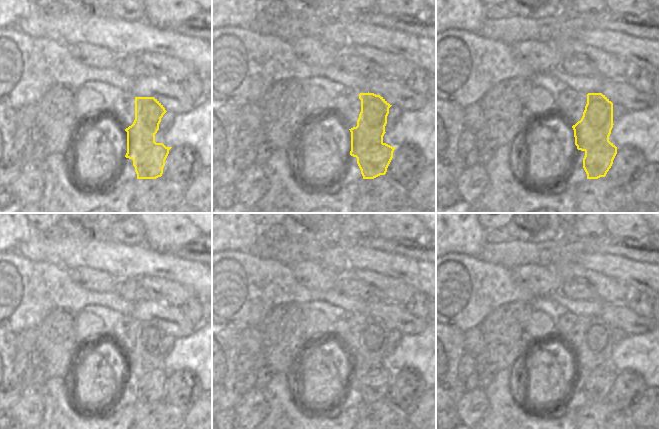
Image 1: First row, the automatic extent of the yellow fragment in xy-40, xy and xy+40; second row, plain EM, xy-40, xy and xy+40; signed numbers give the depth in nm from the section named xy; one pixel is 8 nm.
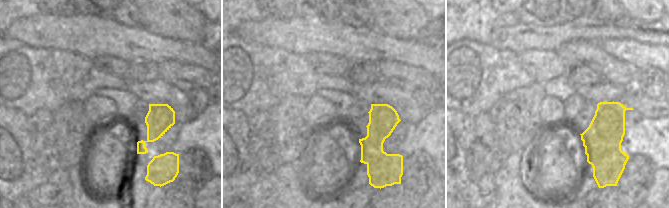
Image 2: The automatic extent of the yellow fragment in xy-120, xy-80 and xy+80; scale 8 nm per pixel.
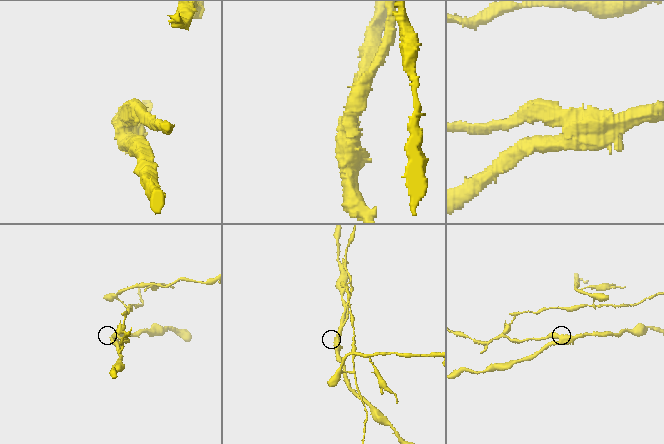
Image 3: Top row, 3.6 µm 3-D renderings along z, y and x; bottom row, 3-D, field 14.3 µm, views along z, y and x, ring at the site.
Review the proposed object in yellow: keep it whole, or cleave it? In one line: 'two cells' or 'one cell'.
two cells

